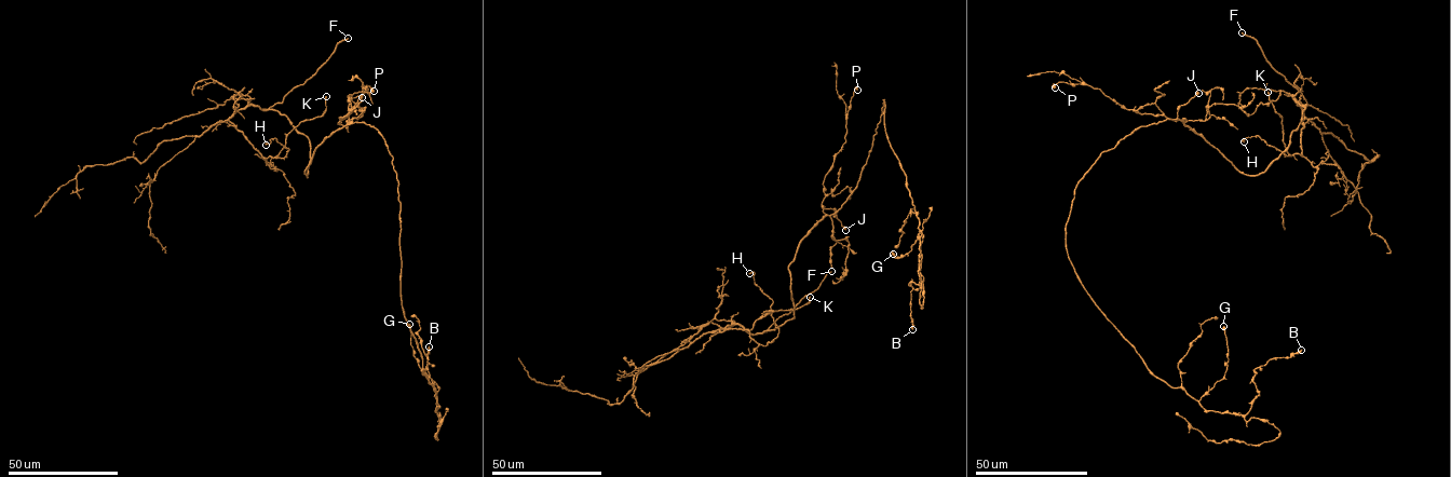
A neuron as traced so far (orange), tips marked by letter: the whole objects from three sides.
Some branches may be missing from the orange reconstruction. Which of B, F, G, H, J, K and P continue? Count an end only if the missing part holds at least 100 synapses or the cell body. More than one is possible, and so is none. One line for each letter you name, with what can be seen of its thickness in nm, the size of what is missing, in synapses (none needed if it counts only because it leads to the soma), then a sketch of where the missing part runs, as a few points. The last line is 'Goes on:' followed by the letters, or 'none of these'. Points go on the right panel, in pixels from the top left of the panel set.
Goes on: none of these

